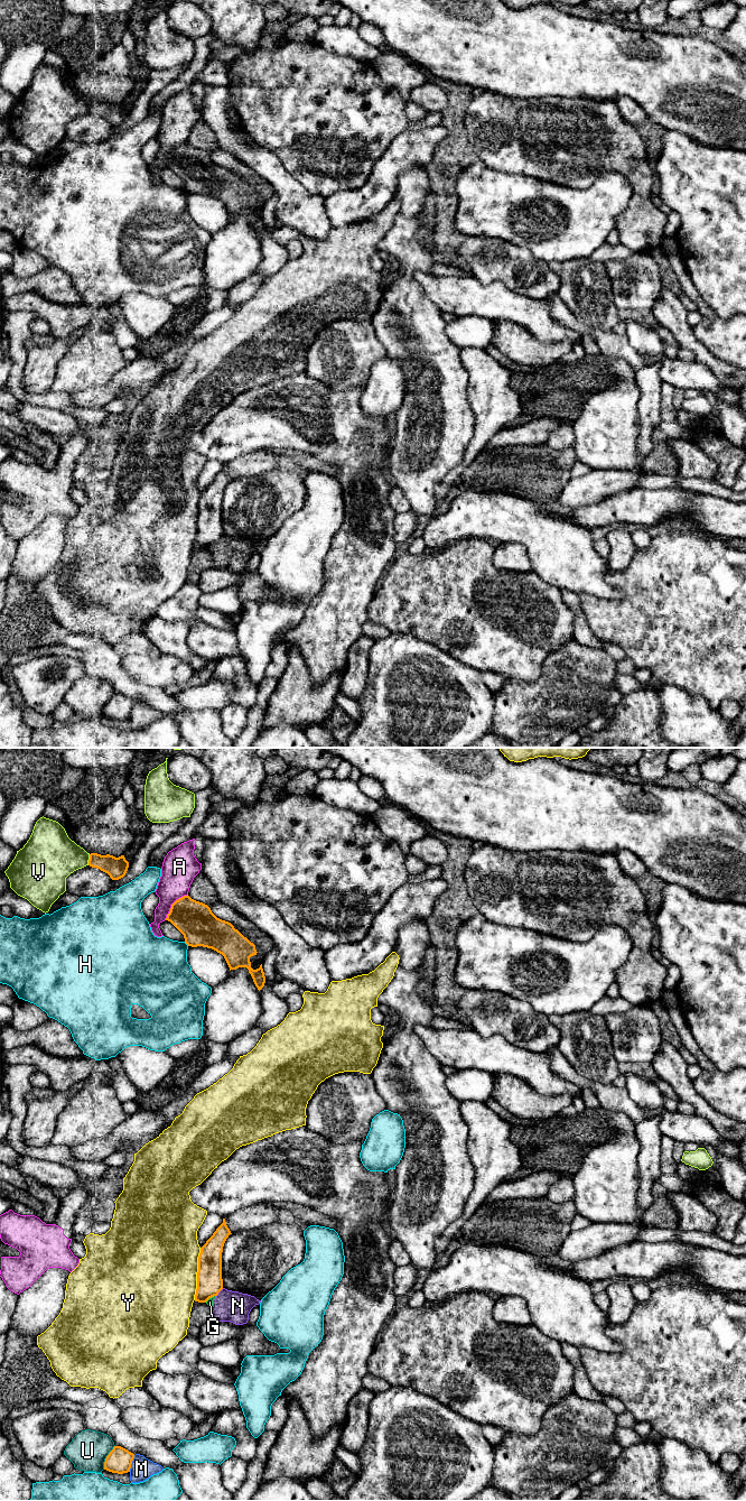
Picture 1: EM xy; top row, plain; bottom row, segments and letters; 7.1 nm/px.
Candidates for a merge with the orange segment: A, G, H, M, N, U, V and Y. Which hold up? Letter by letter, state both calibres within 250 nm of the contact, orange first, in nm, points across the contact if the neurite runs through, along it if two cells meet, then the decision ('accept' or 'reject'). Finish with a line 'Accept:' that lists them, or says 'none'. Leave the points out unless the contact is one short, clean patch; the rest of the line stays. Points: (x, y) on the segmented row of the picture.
A: 280 nm thick on the orange side, 240 nm on the other; reject
G: 190 nm thick on the orange side, 50 nm on the other; border along xy (215, 1295), (205, 1302); reject
H: 280 nm thick on the orange side, 400 nm on the other; reject
M: 180 nm thick on the orange side, 160 nm on the other; reject
N: 190 nm thick on the orange side, 220 nm on the other; border along xy (223, 1288), (216, 1296); reject
U: 180 nm thick on the orange side, 280 nm on the other; reject
V: 150 nm thick on the orange side, 340 nm on the other; reject
Y: 190 nm thick on the orange side, 500 nm on the other; reject
Accept: none

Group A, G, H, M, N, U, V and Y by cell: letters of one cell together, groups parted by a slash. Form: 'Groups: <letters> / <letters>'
Groups: A / G N / H / M / U / V / Y

